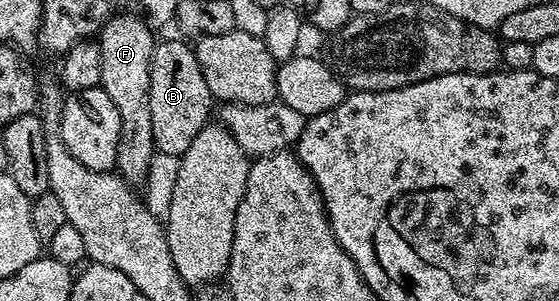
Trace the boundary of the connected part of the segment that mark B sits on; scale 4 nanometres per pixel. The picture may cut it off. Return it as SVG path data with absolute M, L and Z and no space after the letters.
M164 42L157 45L152 53L152 71L150 72L150 124L152 135L156 141L156 150L161 154L184 154L190 144L194 144L194 136L209 125L208 113L214 107L214 99L210 88L206 88L206 76L202 76L202 68L196 59L195 49L184 42Z

